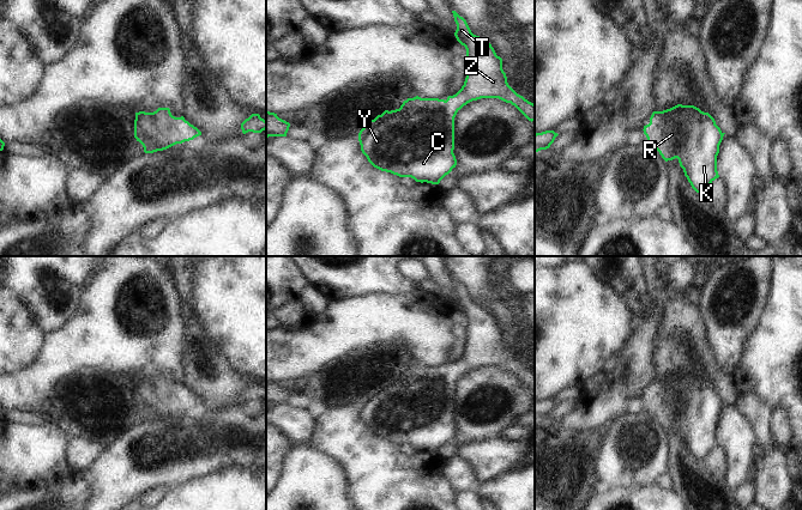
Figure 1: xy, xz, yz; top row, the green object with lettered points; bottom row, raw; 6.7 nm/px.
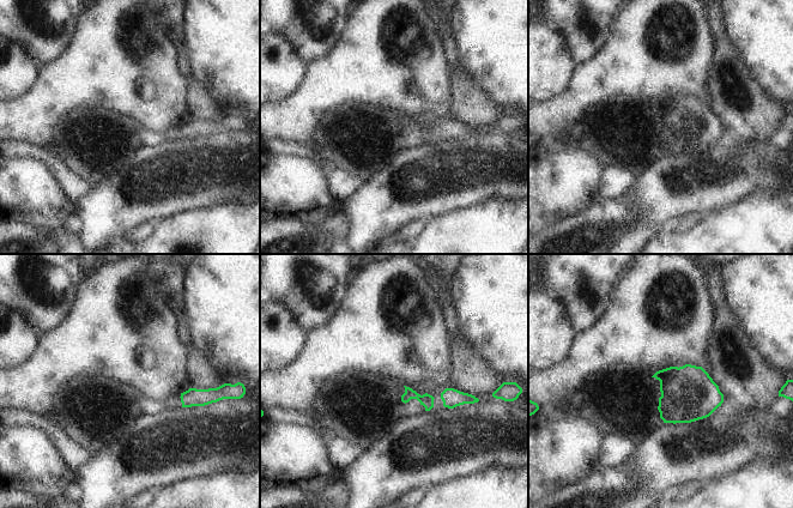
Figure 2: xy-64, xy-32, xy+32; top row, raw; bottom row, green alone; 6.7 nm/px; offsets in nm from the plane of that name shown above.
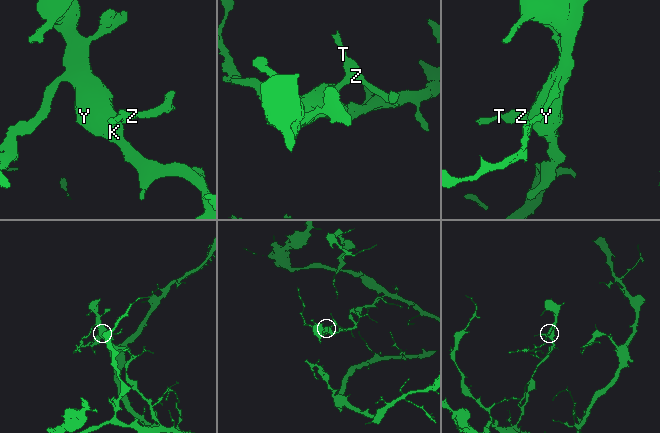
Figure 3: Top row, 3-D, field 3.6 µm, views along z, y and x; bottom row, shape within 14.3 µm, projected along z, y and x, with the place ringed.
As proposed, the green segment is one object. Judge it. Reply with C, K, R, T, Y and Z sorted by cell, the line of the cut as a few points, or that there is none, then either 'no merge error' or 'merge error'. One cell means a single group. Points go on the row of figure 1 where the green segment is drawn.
C K R T Y Z | no cut | no merge error

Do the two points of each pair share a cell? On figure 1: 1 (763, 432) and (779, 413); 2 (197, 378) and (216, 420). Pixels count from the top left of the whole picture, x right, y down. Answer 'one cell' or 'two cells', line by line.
1: two cells
2: two cells

